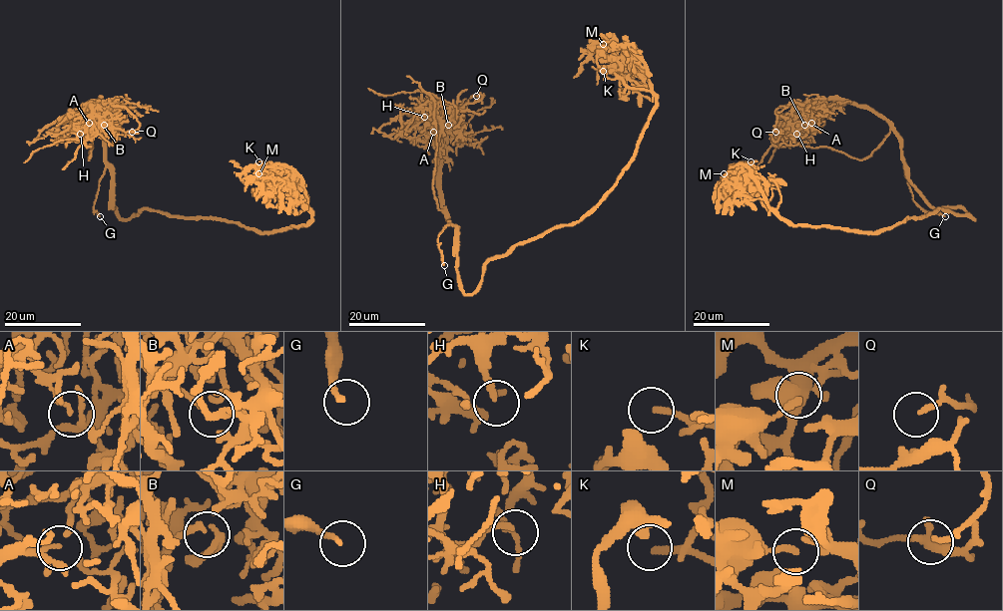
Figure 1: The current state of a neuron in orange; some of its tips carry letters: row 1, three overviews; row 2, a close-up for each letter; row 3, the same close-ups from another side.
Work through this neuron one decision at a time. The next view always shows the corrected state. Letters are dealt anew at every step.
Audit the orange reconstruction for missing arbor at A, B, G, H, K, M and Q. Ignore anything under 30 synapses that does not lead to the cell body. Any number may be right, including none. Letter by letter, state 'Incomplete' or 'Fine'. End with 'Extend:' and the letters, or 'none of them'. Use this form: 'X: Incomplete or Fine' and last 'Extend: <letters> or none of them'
A: Fine
B: Fine
G: Incomplete
H: Fine
K: Incomplete
M: Fine
Q: Fine
Extend: G, K

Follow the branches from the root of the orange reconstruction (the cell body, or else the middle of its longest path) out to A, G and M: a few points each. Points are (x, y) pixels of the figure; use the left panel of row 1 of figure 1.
A: (144, 209), (122, 219), (112, 208), (105, 136), (95, 100), (93, 114), (84, 123), (89, 123)
G: (144, 209), (130, 219), (118, 215), (112, 208), (112, 177), (106, 167), (94, 203), (100, 216)
M: (144, 209), (260, 232), (305, 225), (303, 180), (283, 167), (250, 178), (258, 173)

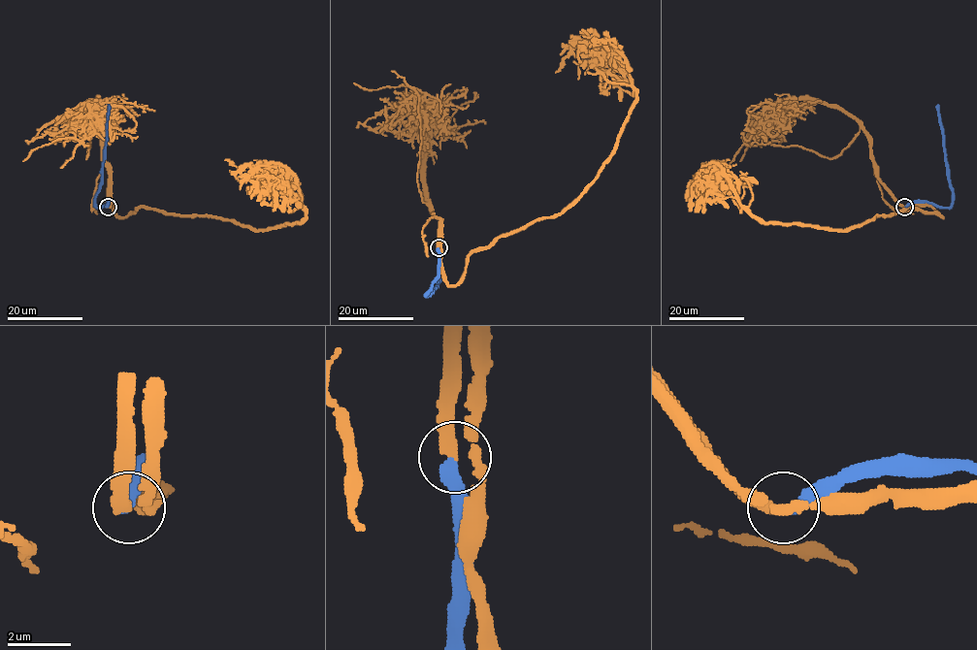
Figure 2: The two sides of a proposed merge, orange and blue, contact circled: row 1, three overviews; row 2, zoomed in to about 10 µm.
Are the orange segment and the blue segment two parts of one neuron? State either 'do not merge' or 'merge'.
merge

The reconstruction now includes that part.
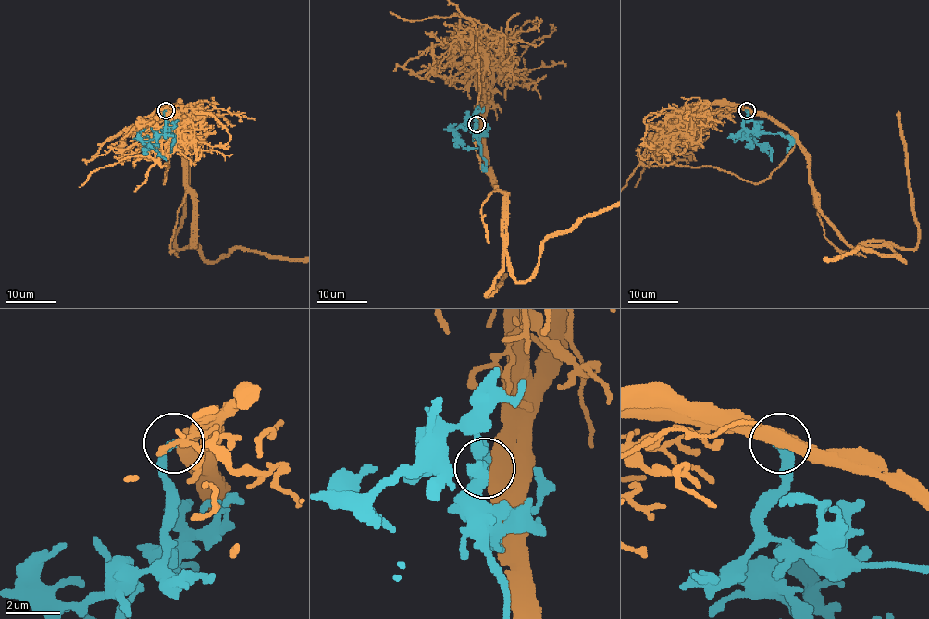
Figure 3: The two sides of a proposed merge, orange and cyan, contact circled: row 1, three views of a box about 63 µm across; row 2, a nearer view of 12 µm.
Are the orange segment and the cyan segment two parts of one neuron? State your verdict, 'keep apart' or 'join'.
keep apart

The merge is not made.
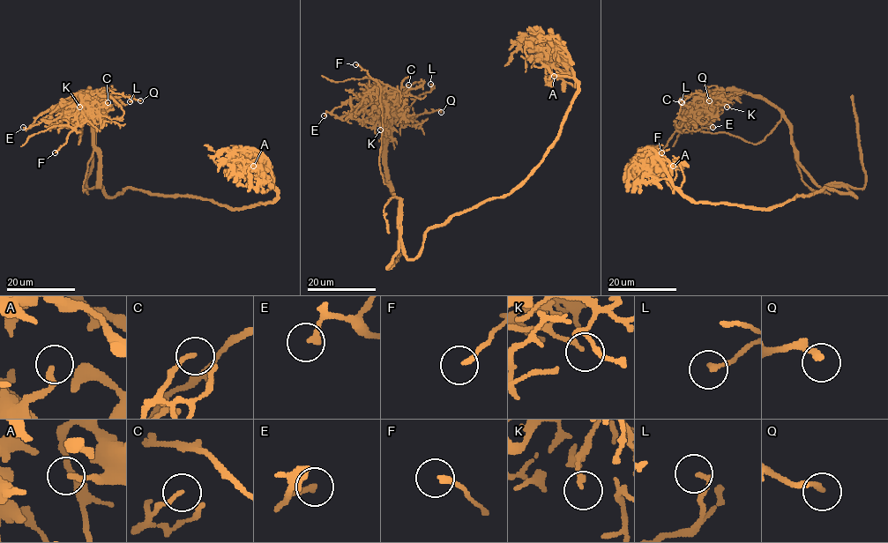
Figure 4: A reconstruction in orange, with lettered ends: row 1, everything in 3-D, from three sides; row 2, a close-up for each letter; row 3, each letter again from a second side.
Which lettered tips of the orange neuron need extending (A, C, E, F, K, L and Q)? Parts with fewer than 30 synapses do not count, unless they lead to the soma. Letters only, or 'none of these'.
none of these

